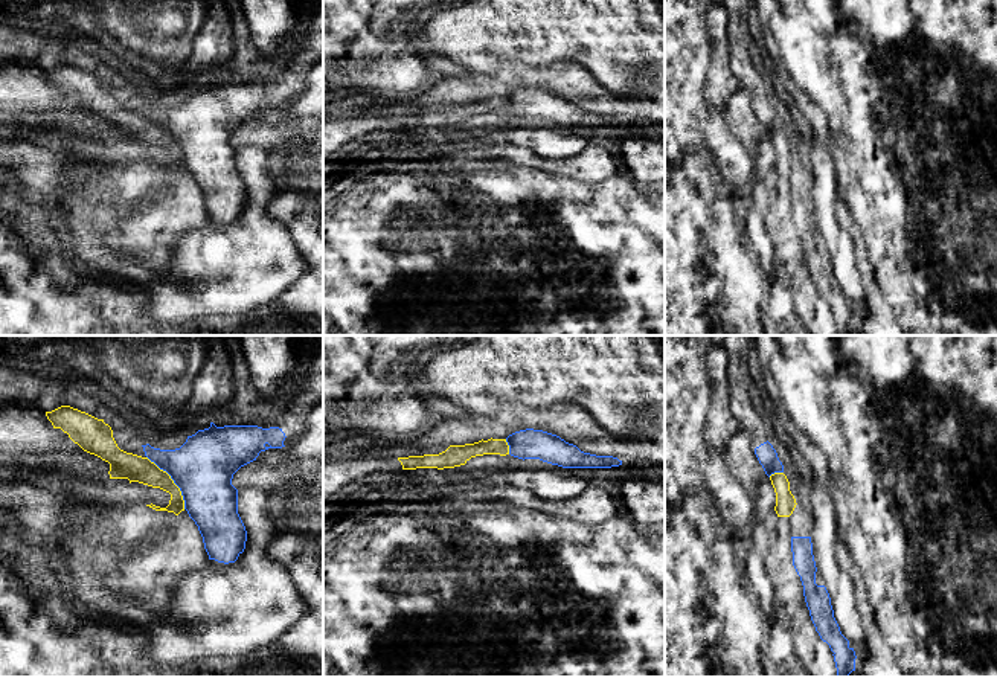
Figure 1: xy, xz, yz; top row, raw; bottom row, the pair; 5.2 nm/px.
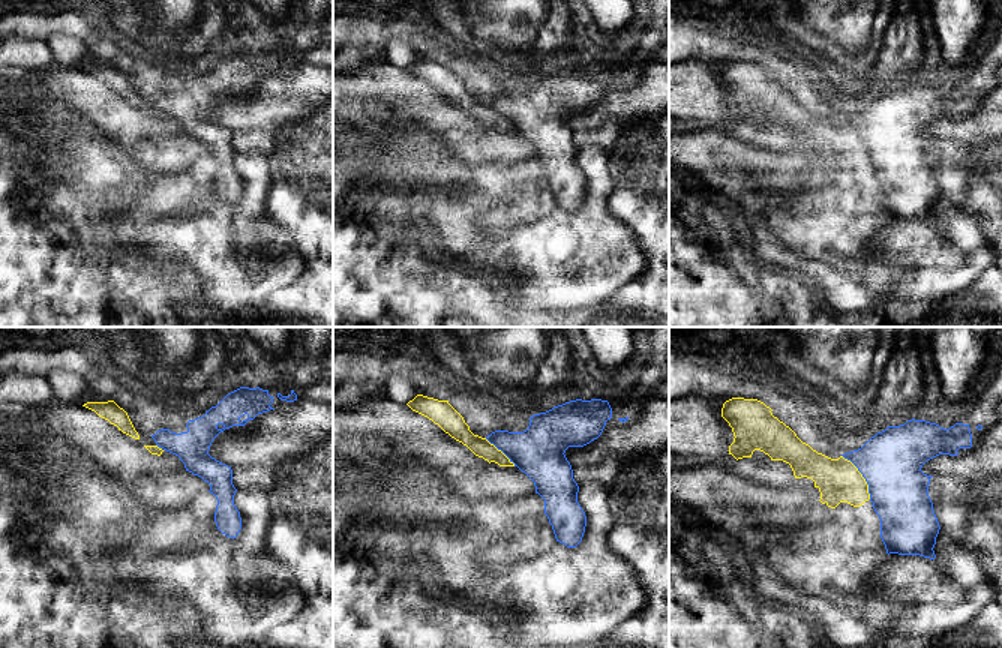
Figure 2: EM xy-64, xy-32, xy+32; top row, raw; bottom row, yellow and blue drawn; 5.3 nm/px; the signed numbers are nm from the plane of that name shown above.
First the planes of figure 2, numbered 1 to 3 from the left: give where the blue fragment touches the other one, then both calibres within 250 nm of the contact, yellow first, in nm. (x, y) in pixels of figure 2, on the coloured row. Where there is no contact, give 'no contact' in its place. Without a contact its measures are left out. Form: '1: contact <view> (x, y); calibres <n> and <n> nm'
1: no contact
2: contact xy-32 (500, 450); calibres 100 and 280 nm
3: contact xy+32 (861, 476); calibres 240 and 320 nm

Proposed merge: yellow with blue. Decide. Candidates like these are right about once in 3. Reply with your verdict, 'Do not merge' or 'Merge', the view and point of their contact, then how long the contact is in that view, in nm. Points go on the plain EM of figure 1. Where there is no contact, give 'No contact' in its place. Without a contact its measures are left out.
Do not merge. Touches yellow at xy (173, 139). Shared border 340 nm

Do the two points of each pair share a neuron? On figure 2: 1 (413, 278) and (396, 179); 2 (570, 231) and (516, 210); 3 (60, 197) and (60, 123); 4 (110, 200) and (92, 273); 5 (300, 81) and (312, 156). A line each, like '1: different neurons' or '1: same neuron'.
1: different neurons
2: different neurons
3: same neuron
4: same neuron
5: different neurons

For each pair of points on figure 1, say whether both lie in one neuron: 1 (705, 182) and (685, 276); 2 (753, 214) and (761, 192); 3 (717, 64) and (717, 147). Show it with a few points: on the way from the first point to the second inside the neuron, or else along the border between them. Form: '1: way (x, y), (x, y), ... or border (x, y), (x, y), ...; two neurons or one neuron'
1: way (692, 205), (685, 212), (685, 253); one neuron
2: way (758, 209), (761, 197); one neuron
3: border (712, 48), (706, 83); two neurons

